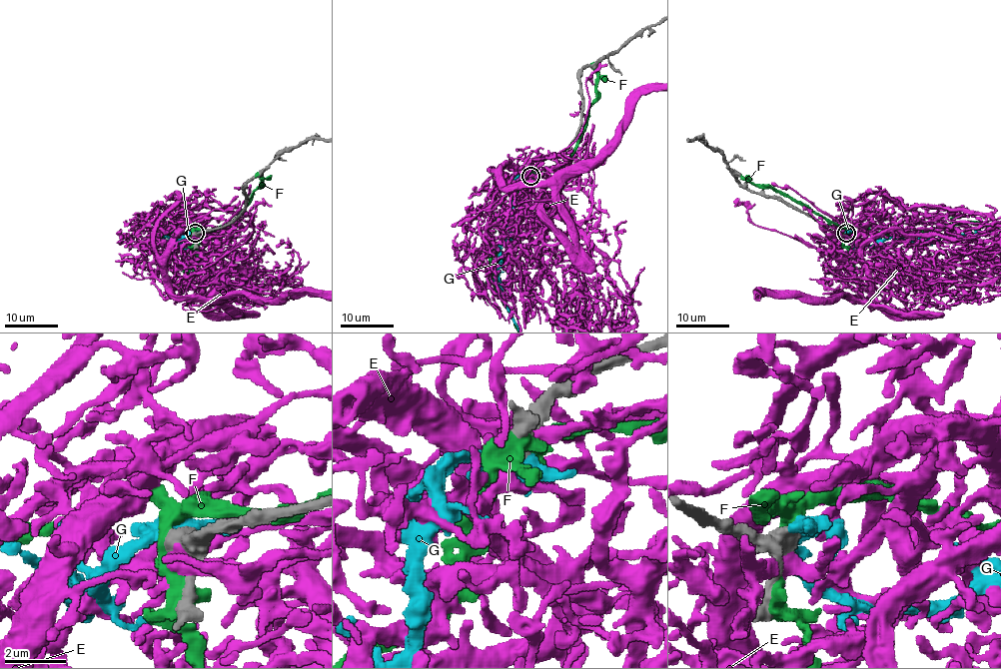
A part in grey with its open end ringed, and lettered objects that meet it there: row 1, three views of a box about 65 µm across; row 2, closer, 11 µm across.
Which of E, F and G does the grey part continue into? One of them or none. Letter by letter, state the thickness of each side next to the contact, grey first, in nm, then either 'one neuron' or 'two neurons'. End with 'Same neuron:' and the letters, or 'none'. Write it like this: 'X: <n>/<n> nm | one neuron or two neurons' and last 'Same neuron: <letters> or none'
E: 600/360 nm | two neurons
F: 650/360 nm | two neurons
G: 480/550 nm | two neurons
Same neuron: none

